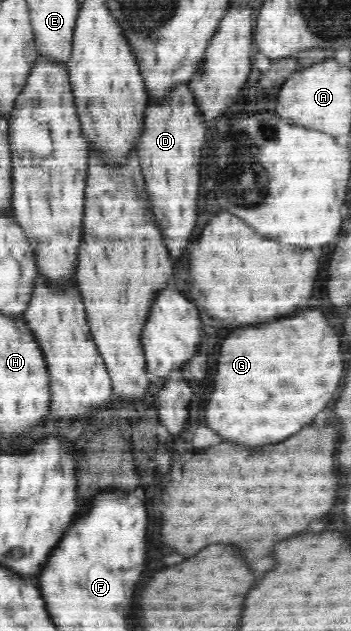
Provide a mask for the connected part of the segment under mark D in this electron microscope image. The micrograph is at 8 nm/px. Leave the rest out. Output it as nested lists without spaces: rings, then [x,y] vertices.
[[[189,88],[177,90],[177,96],[167,98],[169,104],[165,108],[154,106],[153,102],[148,104],[145,116],[149,114],[149,120],[145,118],[145,124],[149,122],[149,128],[145,126],[143,134],[145,138],[139,138],[136,154],[138,162],[141,163],[142,180],[150,204],[150,212],[155,214],[155,220],[159,222],[159,228],[165,238],[165,246],[169,248],[170,258],[181,258],[185,246],[189,244],[189,238],[195,228],[197,220],[197,196],[199,196],[199,162],[201,162],[201,148],[205,144],[207,128],[201,124],[201,116],[197,116],[197,108],[193,108],[193,95]]]

